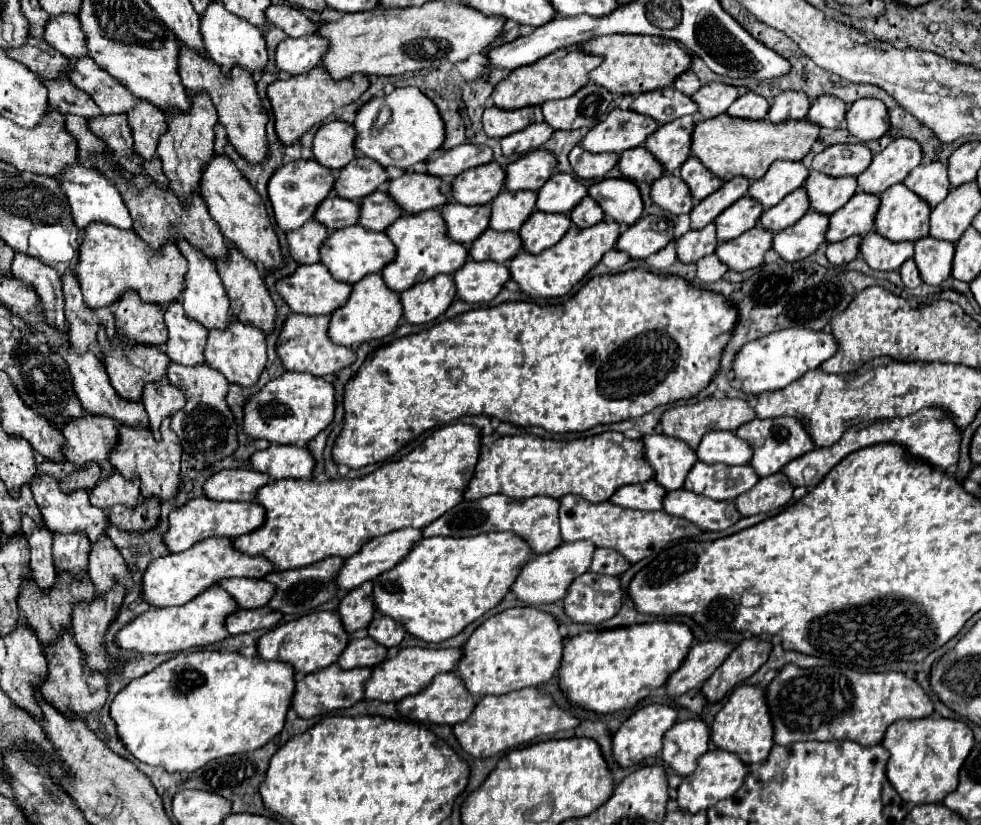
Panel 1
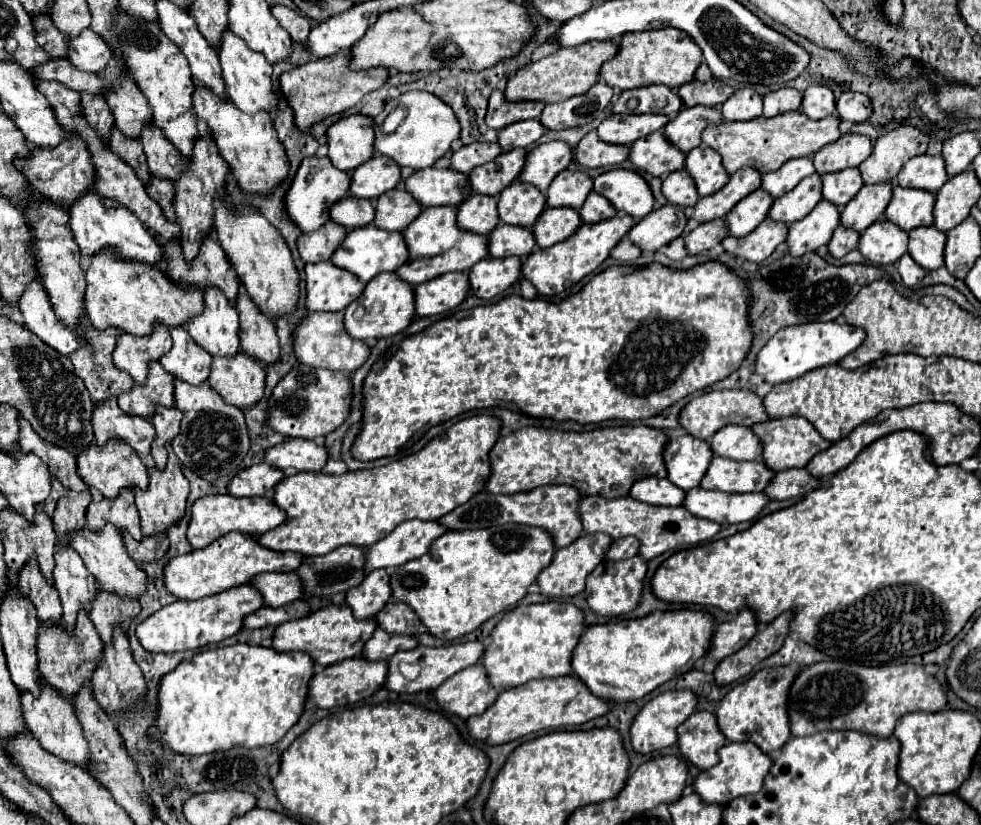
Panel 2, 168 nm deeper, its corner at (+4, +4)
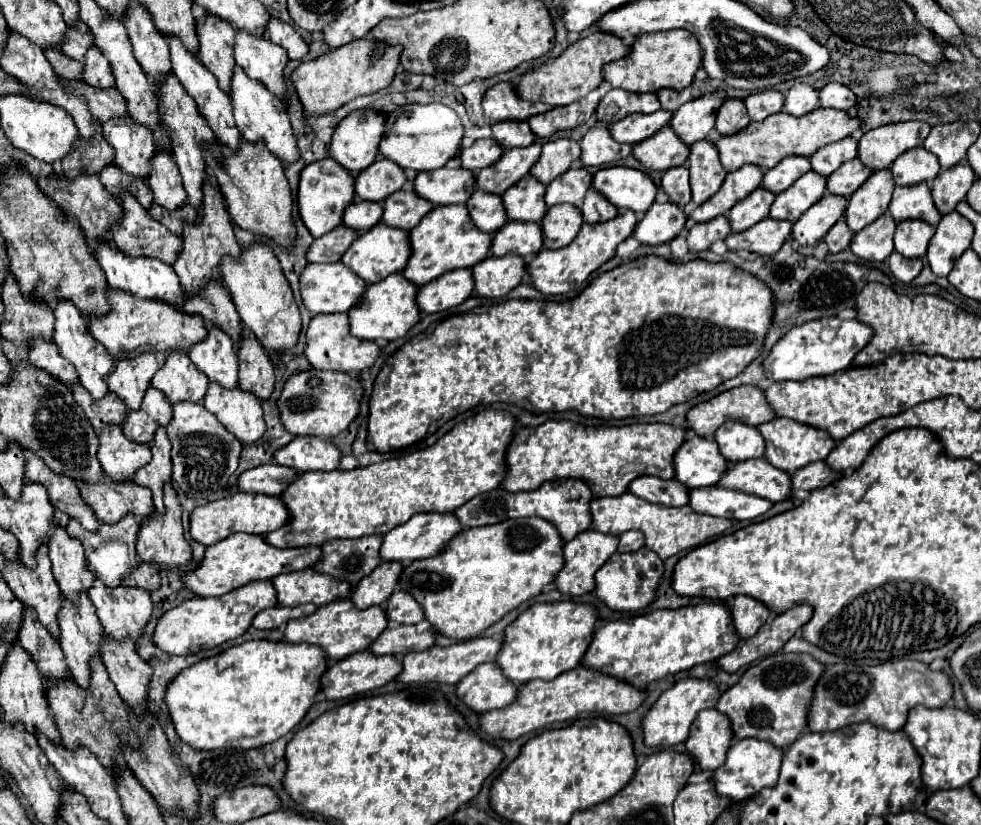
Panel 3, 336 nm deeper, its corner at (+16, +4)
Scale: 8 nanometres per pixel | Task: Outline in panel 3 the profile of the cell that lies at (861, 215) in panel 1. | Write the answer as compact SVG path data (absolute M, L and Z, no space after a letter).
M878 170L874 172L860 188L856 194L852 194L852 198L848 200L848 208L846 208L846 222L852 228L852 232L862 230L864 226L872 224L876 218L880 218L886 210L888 204L892 200L892 192L894 192L894 180L890 170Z

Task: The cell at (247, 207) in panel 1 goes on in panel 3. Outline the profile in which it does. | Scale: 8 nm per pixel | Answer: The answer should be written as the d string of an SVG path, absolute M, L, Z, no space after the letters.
M254 244L242 252L240 260L224 258L220 264L220 272L222 272L224 284L230 288L230 294L242 324L254 334L254 338L260 342L260 346L268 354L286 352L292 346L296 346L300 330L302 330L300 310L294 302L290 284L284 278L280 264L276 256L272 254L270 246Z

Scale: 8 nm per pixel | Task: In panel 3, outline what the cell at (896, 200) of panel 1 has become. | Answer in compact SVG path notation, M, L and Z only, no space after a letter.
M926 182L914 184L914 186L898 186L894 190L894 198L888 206L888 212L896 222L900 220L926 220L928 224L936 226L942 218L938 208L934 206L934 200L930 196L930 188Z

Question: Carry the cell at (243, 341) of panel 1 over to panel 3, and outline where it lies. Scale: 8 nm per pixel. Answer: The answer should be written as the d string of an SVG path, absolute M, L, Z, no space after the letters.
M210 384L202 404L210 414L214 414L220 420L220 424L228 432L236 436L240 444L252 446L266 432L260 402L256 400L256 396L240 392L240 388L228 392L218 384Z

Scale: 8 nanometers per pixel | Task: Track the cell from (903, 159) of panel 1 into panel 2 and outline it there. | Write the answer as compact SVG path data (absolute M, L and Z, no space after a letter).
M896 128L874 142L872 154L858 166L864 184L892 182L900 168L914 156L924 154L928 148L928 134L920 128Z

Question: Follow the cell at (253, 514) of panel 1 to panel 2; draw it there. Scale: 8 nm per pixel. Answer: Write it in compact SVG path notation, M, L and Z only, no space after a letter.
M230 494L204 496L192 504L192 518L188 522L186 538L192 548L204 548L208 542L212 542L218 536L232 532L232 530L250 534L250 536L264 534L264 532L276 528L280 522L284 522L284 518L286 518L284 512L280 512L276 508L276 504L268 498L234 498Z

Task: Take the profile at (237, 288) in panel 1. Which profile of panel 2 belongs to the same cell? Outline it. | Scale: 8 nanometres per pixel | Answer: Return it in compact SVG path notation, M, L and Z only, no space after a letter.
M240 284L240 292L234 306L240 316L242 350L250 356L256 356L264 364L276 362L280 356L280 346L274 322L266 314L260 314L258 304L252 302L244 284Z

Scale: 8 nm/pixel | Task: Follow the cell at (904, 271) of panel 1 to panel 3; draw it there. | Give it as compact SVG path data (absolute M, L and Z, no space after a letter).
M892 252L892 256L888 258L888 266L890 266L892 274L900 282L906 282L908 284L908 282L912 282L920 274L924 262L922 262L922 258L904 258L902 254Z

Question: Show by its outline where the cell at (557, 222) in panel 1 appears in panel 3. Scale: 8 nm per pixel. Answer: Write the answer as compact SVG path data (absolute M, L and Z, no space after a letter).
M558 204L548 208L542 218L544 248L564 248L570 244L582 226L582 212L572 204Z

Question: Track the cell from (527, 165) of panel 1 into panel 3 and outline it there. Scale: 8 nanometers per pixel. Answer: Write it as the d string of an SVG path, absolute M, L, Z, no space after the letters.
M558 138L542 146L542 156L530 174L542 184L550 184L554 178L564 174L578 158L580 158L580 144L576 140Z

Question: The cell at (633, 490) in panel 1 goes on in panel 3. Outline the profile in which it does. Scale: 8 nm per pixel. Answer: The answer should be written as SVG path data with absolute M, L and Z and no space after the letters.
M640 476L632 480L630 492L648 502L664 506L686 506L690 494L688 486L680 484L678 480L662 480L658 476Z

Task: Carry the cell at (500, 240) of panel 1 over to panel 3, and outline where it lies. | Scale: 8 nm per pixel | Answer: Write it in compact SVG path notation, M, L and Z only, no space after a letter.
M506 222L492 242L494 256L518 254L522 258L532 258L542 250L542 228L538 222Z

